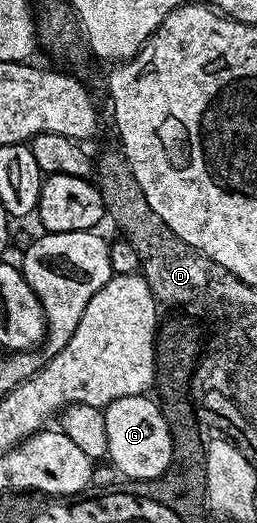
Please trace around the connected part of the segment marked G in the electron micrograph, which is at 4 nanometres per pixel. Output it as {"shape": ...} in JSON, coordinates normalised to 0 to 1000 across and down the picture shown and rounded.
{"shape":[[[572,755],[471,759],[401,786],[409,832],[424,836],[416,866],[471,906],[518,916],[630,916],[673,881],[673,820],[634,793],[634,780]]]}

